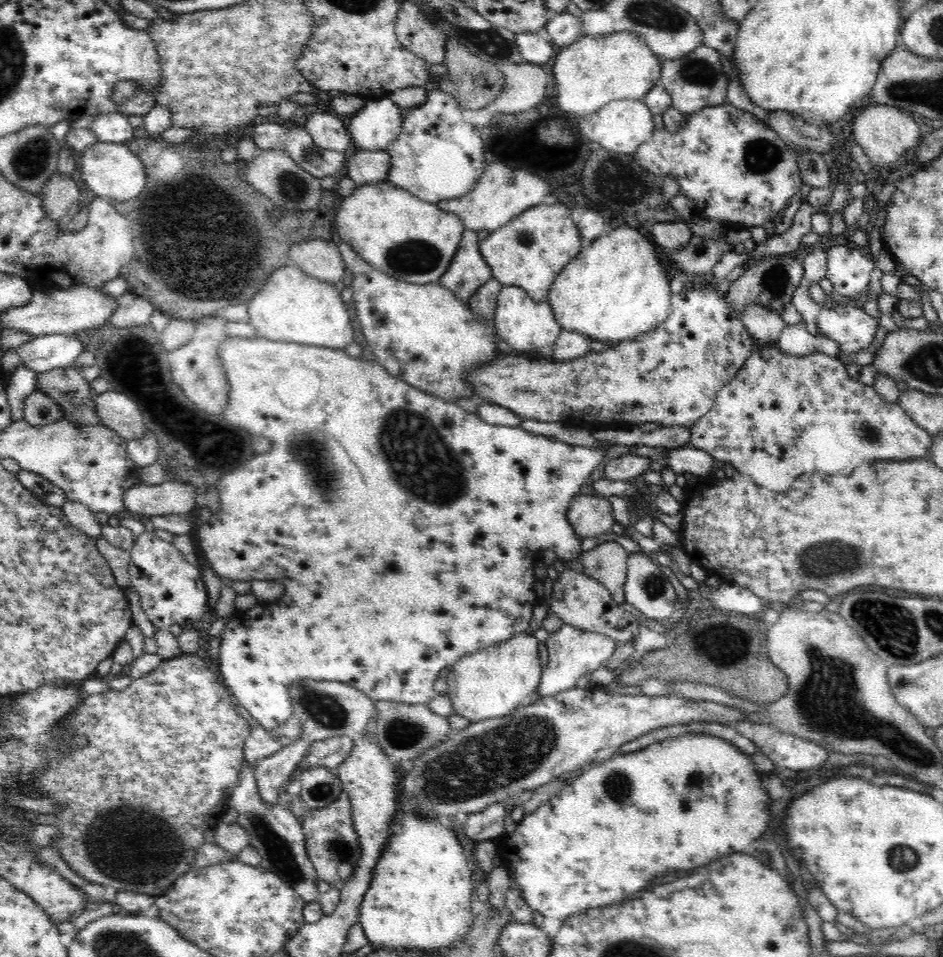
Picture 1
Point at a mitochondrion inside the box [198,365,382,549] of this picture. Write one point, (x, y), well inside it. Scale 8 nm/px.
(308, 451)

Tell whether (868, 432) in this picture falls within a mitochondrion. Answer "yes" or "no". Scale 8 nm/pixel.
yes

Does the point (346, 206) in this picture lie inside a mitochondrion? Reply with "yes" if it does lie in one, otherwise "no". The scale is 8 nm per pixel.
no

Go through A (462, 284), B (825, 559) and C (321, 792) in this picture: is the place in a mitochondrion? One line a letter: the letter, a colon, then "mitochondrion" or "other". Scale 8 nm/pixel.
A: mitochondrion
B: mitochondrion
C: mitochondrion

